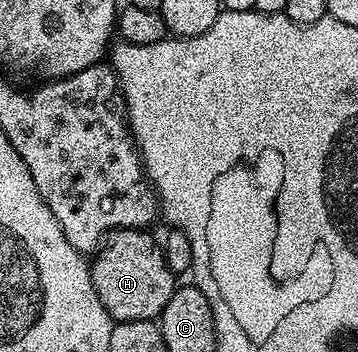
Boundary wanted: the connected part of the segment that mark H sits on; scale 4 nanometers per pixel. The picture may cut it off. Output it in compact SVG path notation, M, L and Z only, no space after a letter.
M116 228L105 237L92 257L89 273L99 294L99 302L114 322L122 320L151 320L160 317L163 306L171 302L175 273L167 266L158 237L140 228Z

